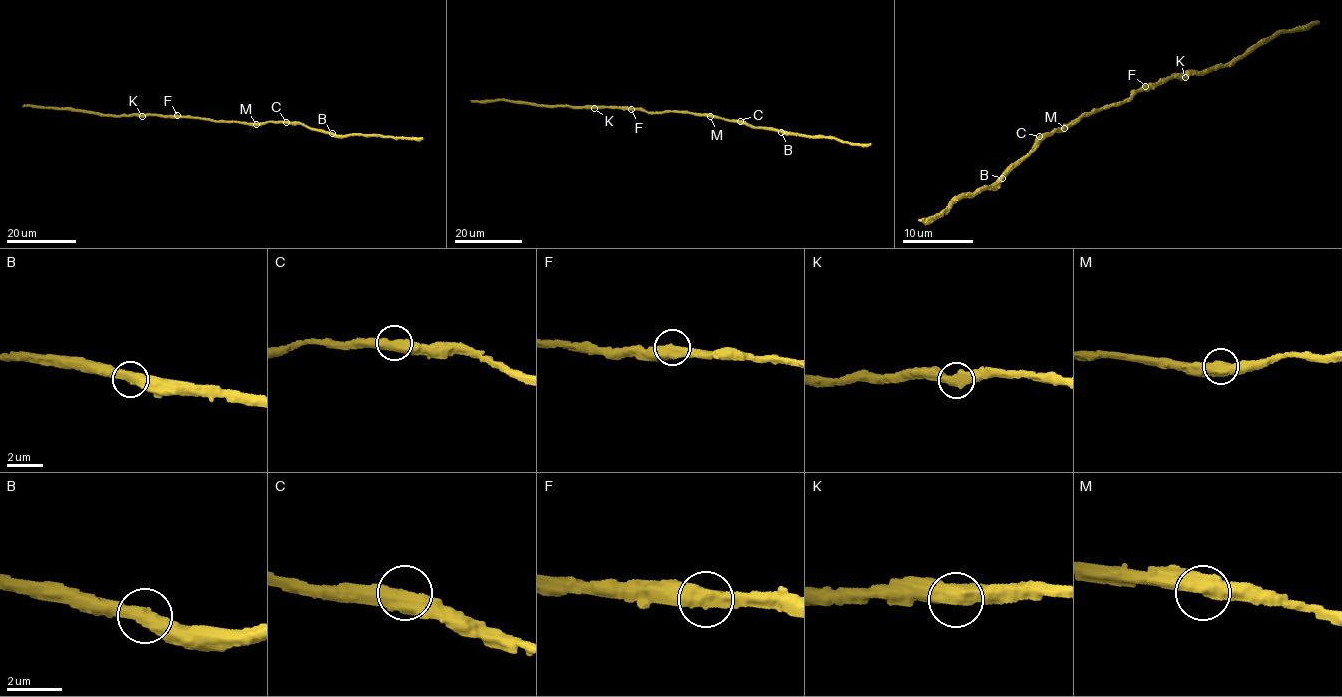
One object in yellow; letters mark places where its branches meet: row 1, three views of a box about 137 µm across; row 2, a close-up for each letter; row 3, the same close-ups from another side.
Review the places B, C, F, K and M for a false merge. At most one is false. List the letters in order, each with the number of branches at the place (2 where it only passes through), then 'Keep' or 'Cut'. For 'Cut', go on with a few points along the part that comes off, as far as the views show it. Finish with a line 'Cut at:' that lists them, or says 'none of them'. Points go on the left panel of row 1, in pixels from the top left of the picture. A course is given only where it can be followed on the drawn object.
B: Branches: 2. Keep
C: Branches: 2. Keep
F: Branches: 2. Keep
K: Branches: 2. Keep
M: Branches: 2. Keep
Cut at: none of them

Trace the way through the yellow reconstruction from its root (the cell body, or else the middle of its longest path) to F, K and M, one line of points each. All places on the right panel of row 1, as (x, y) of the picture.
F: (1099, 109), (1105, 104), (1124, 102), (1145, 86)
K: (1099, 109), (1105, 104), (1124, 102), (1147, 85), (1149, 87), (1157, 82), (1163, 82), (1176, 74), (1185, 77)
M: (1099, 109), (1064, 128)

